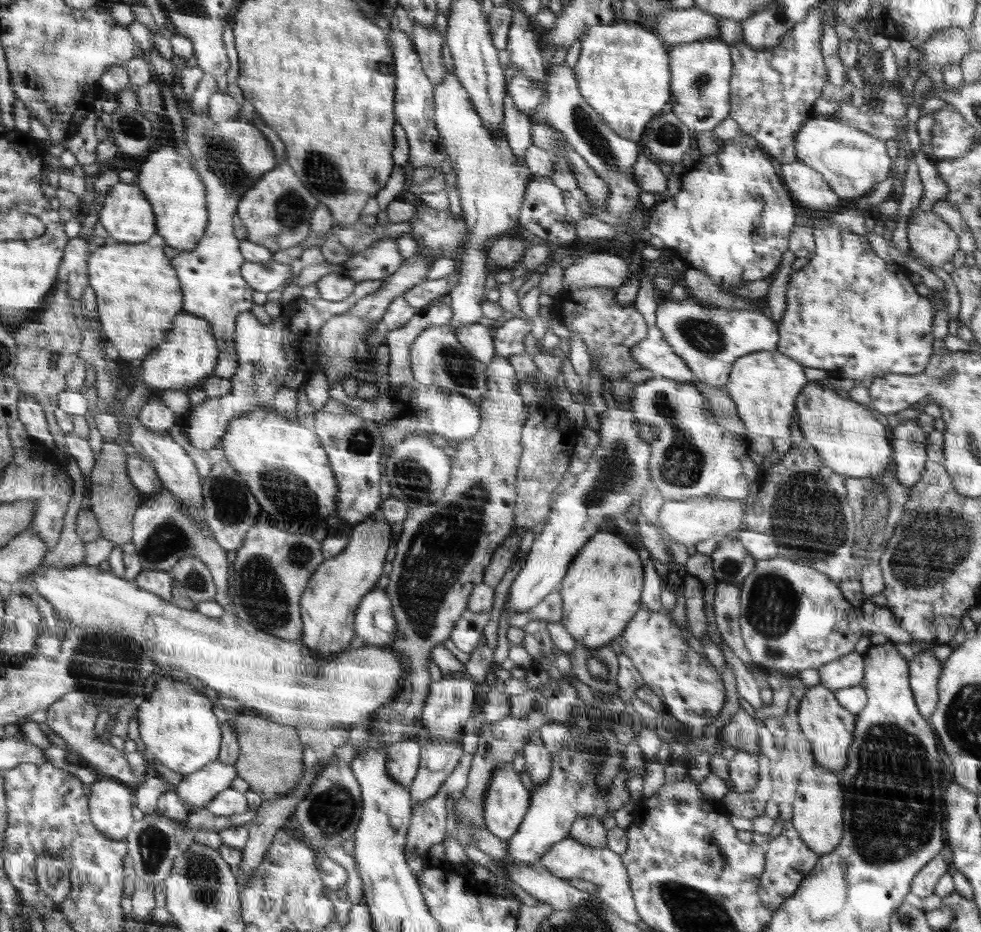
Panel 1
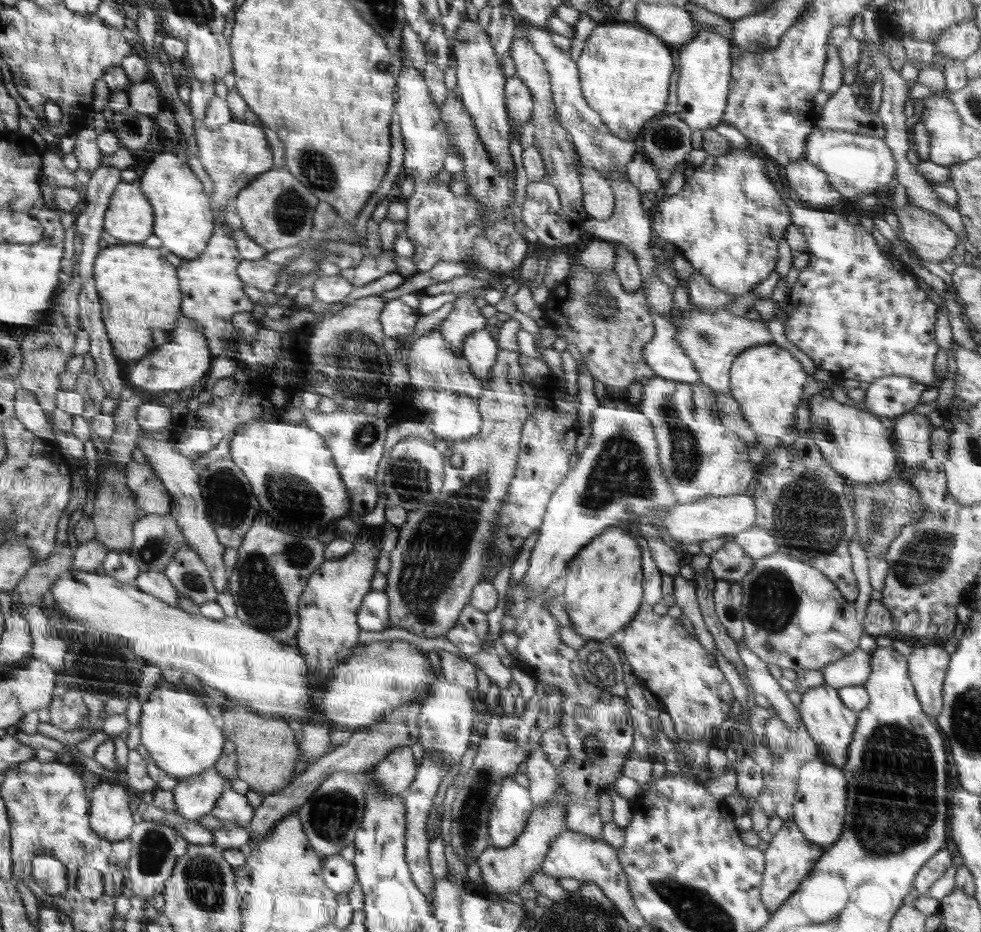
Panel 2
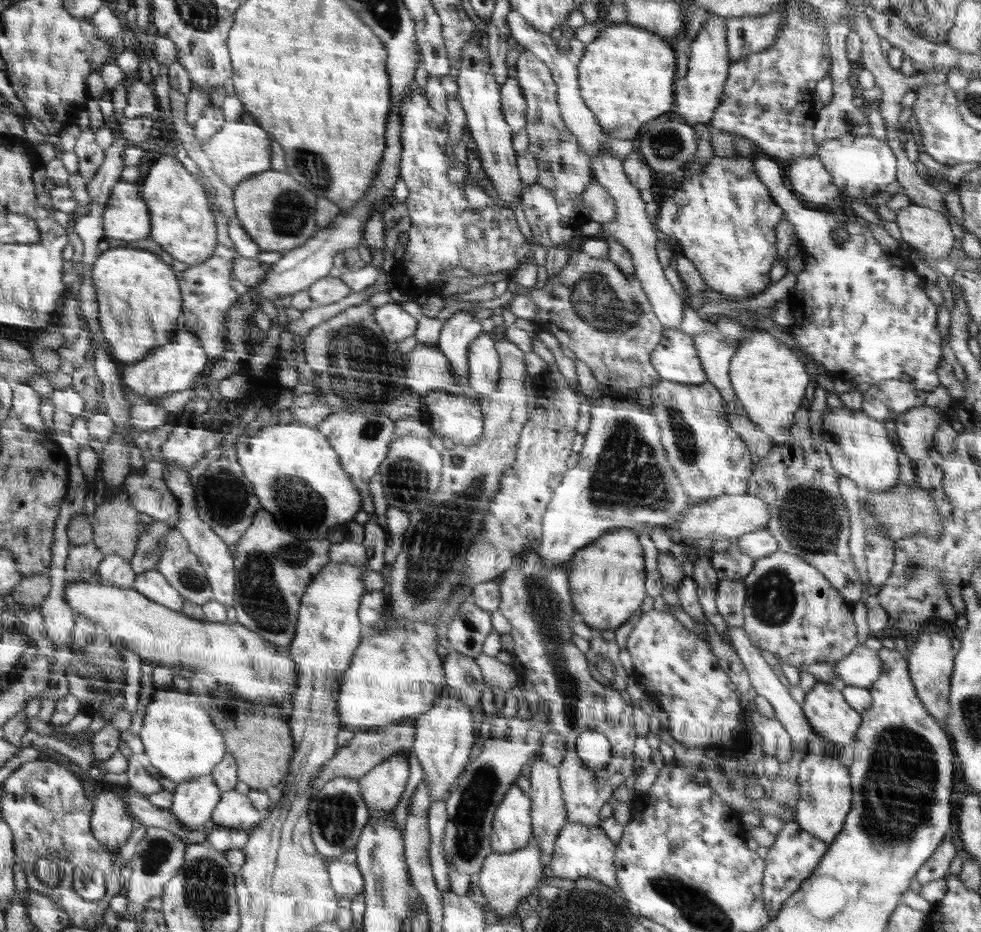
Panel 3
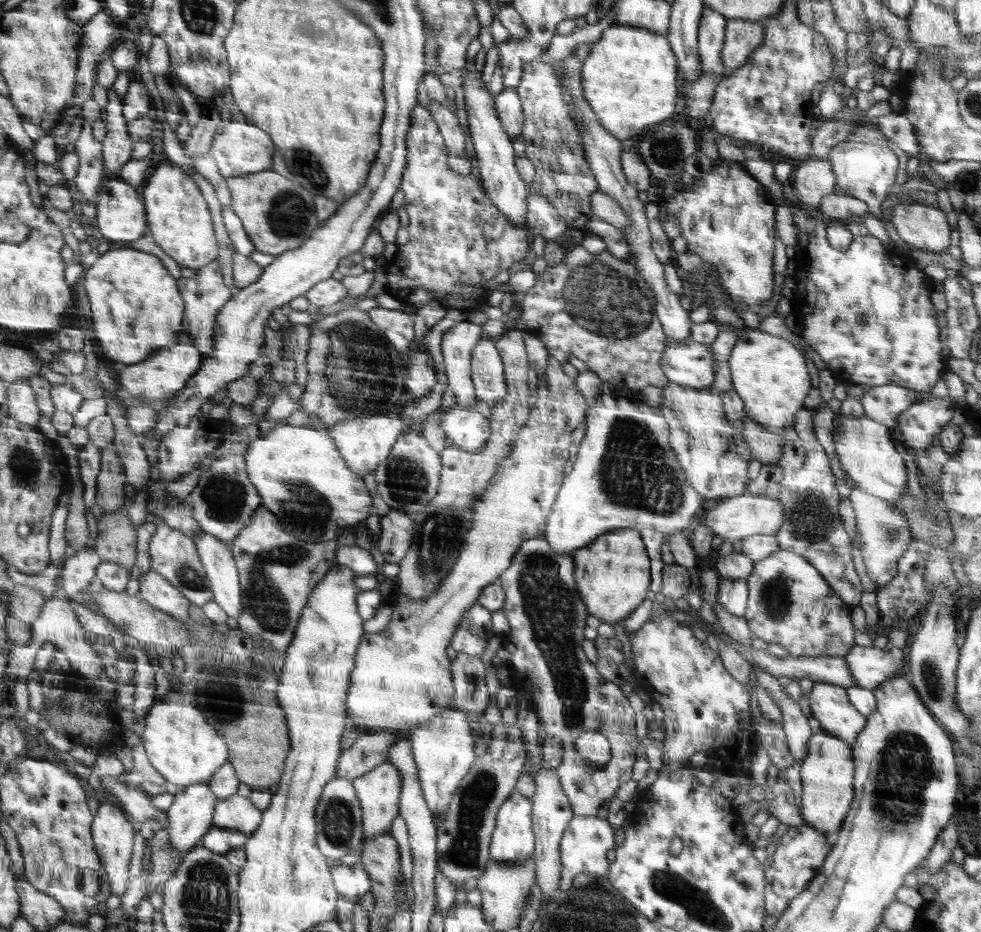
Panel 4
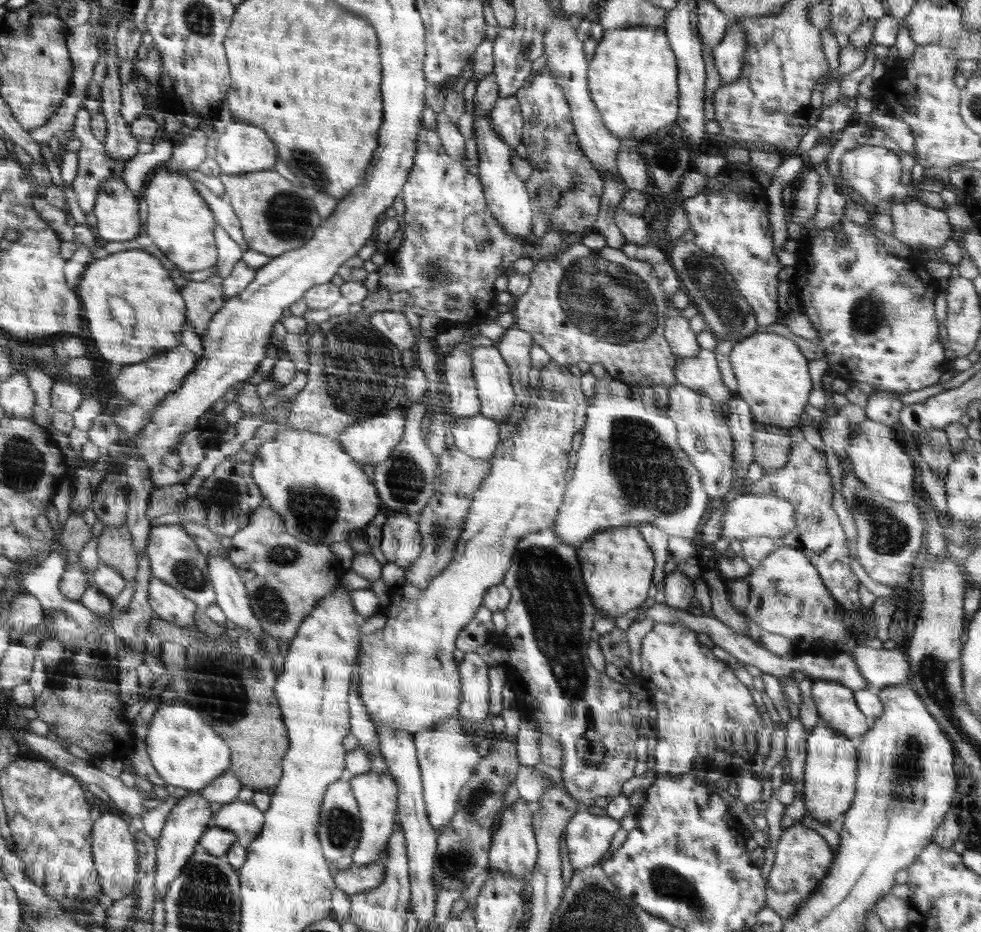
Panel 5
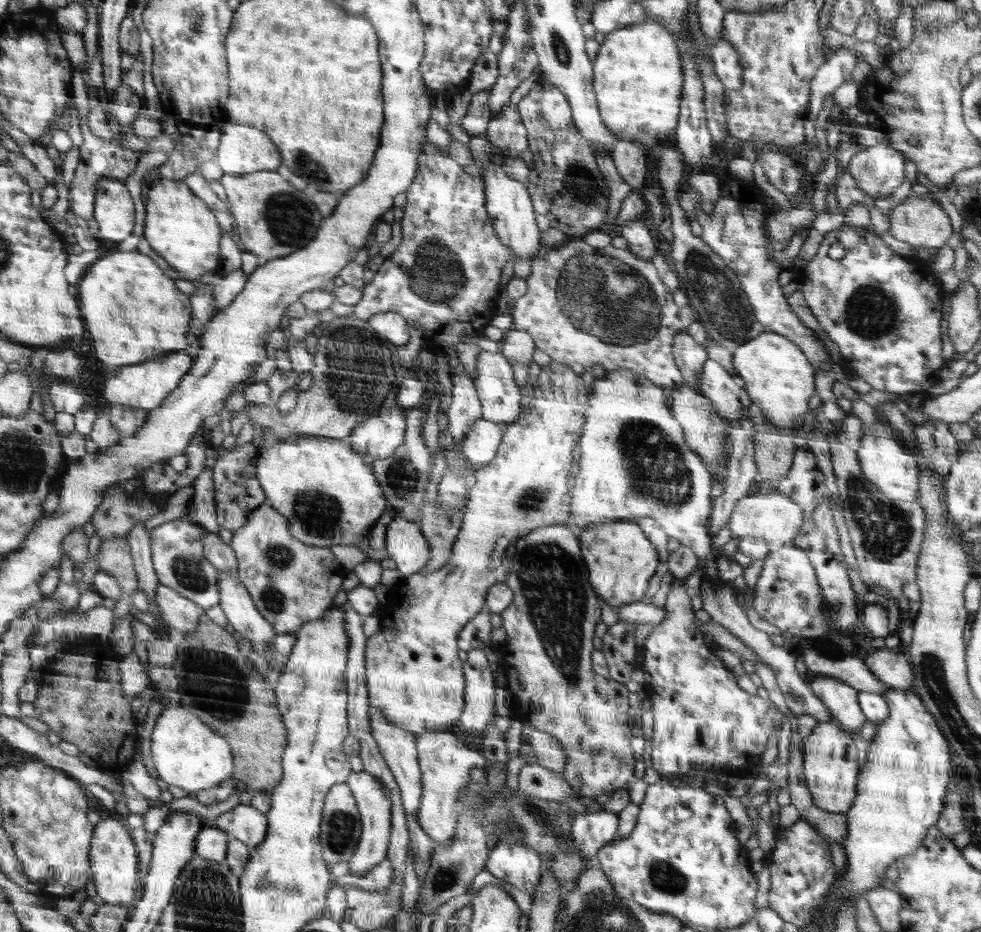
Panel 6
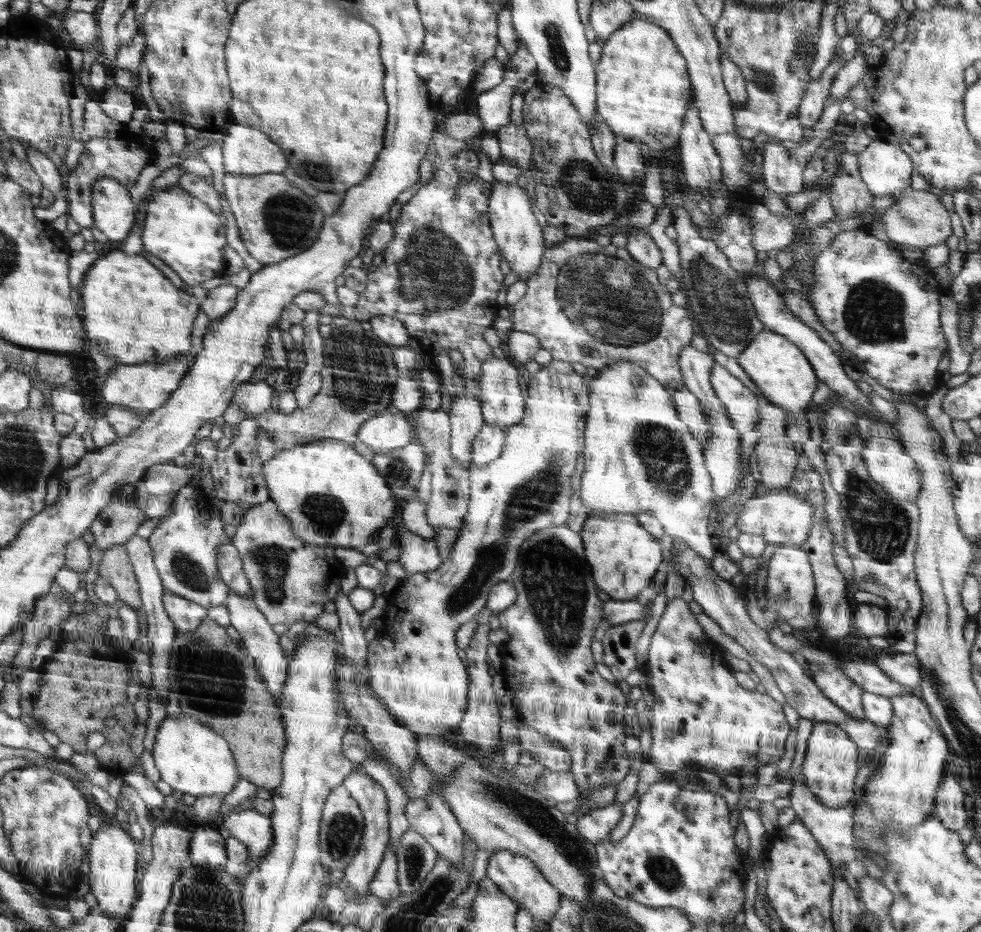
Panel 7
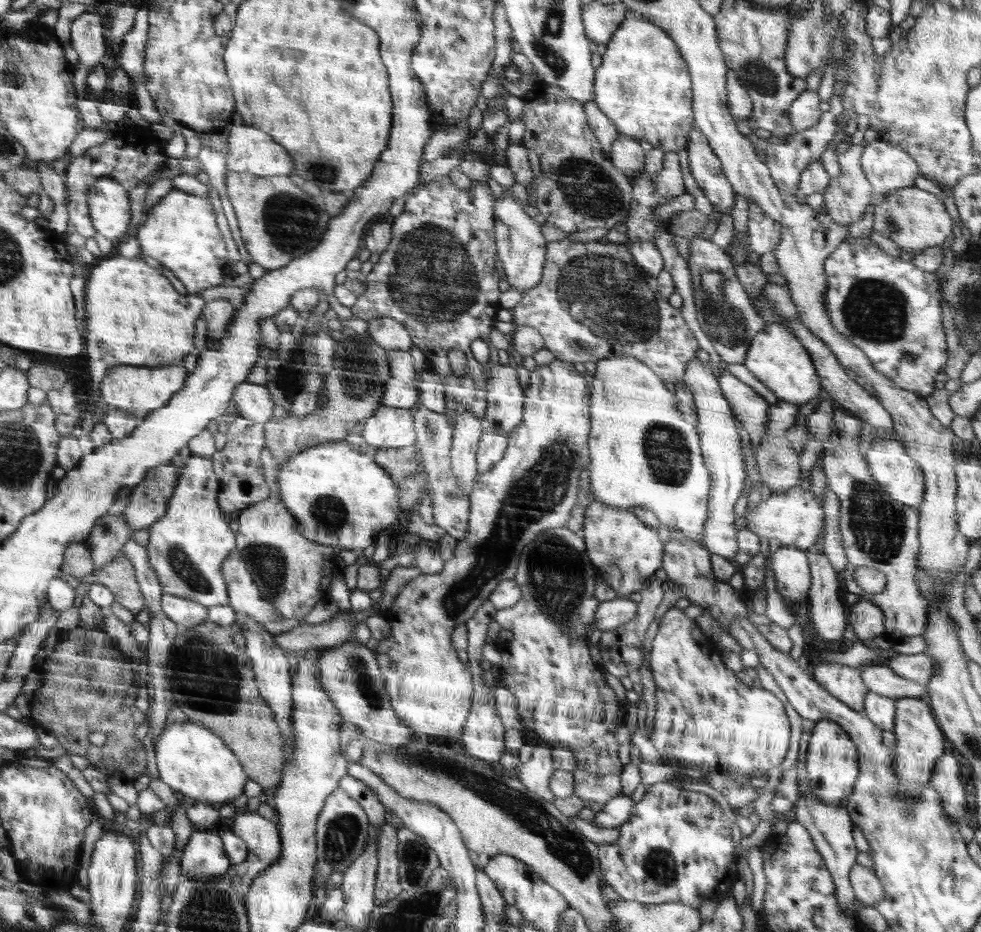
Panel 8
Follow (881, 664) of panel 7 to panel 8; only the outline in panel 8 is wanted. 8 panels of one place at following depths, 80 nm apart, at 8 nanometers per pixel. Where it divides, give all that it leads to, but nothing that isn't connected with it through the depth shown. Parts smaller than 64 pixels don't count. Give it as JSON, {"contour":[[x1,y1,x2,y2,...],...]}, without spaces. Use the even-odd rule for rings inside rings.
{"contour":[[900,653,884,664,887,664,898,676,918,684,927,684,929,678,935,673,933,658,924,653]]}

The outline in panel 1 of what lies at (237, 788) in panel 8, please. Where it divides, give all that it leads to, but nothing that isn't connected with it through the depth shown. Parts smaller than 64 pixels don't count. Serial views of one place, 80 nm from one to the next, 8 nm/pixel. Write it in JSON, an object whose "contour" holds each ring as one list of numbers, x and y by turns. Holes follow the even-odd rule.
{"contour":[[168,674,156,680,137,708,137,721,146,750,154,754,158,762,182,776,197,773,218,759,220,728,212,704,204,693,196,692,191,684,184,684,184,680,173,679]]}

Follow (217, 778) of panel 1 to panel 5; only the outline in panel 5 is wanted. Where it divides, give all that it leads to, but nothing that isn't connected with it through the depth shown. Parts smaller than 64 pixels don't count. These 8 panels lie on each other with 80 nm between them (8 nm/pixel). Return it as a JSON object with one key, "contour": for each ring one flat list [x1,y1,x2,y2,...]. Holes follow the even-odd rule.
{"contour":[[188,791,178,794,178,801,167,814,159,840,156,842,156,877,155,877,155,900,163,897,171,880,180,874,183,866,187,864,191,856,199,849,199,840,204,831,209,827,208,820,213,812,208,807,209,802,202,796,200,791]]}

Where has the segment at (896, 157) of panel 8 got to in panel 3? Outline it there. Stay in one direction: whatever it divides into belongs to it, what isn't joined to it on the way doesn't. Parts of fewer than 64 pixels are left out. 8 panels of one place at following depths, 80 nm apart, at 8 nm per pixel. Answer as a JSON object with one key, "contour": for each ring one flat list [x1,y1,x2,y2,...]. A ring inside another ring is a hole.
{"contour":[[874,136,836,138,826,140,816,147,814,157,824,164,824,168,832,175,833,183,842,195,864,200,874,206,873,198,884,191,888,184,897,180,896,155,887,142]]}

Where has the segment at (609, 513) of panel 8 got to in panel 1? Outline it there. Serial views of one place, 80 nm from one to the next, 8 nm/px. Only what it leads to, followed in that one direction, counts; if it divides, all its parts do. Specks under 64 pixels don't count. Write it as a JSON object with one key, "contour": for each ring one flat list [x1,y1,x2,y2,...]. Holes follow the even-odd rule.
{"contour":[[606,527,608,532,601,531,586,542,586,548,574,558,558,590,563,600,561,624,579,646,586,648,601,648,625,633,626,624,640,608,640,592,644,592,645,570,638,552,614,536,617,532,610,532,610,528]]}

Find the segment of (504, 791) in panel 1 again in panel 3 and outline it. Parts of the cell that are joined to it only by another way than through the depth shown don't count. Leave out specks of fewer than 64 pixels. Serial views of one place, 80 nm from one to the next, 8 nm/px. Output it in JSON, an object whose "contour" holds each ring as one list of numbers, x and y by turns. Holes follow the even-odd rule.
{"contour":[[512,783,496,807,491,827,494,853,512,853,528,845,533,836,532,797]]}

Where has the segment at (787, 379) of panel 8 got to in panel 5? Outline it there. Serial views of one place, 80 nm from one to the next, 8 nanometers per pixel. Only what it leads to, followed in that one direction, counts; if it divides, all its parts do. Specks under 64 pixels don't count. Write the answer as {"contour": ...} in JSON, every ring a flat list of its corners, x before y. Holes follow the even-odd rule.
{"contour":[[759,330,733,344,729,361,735,374,737,395,749,404,757,425,772,424,791,429,798,426,812,392,809,360,791,339]]}

